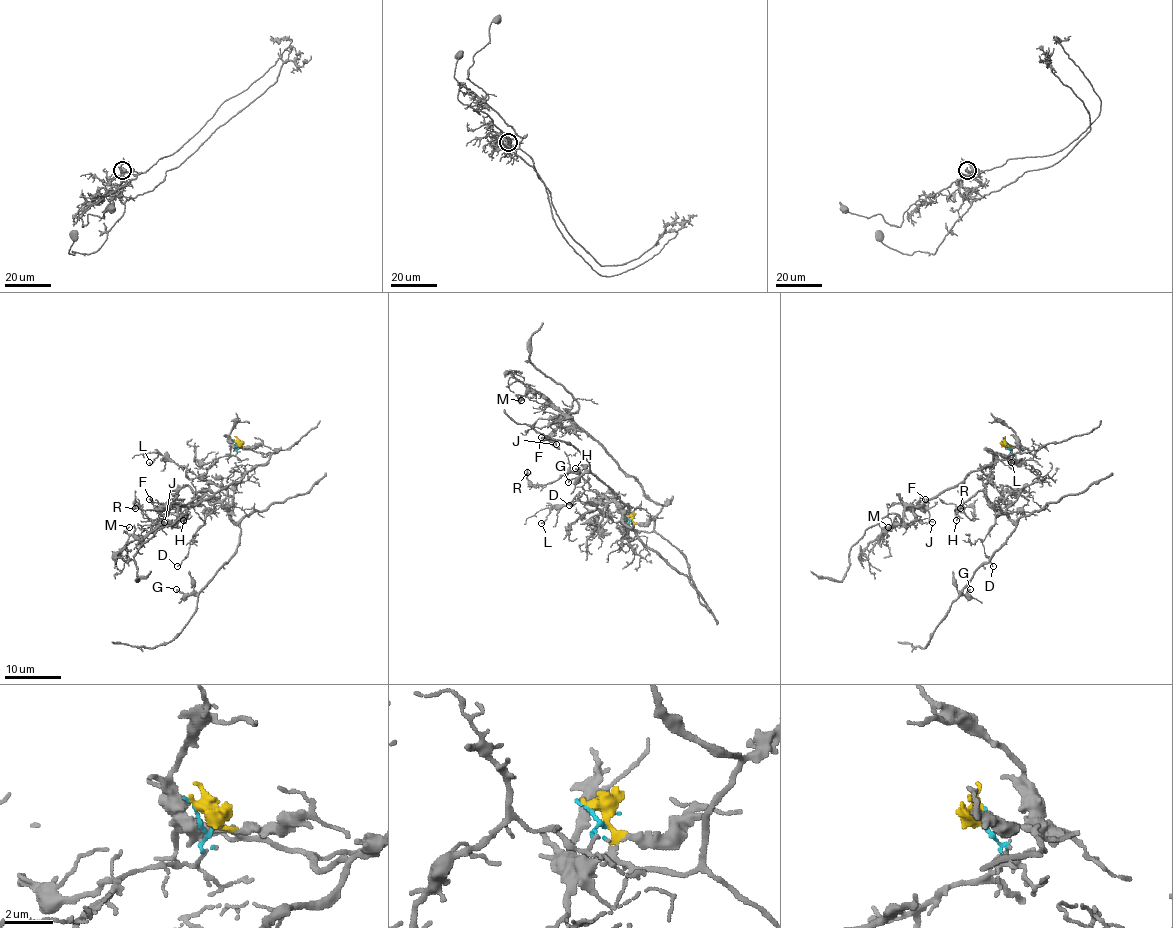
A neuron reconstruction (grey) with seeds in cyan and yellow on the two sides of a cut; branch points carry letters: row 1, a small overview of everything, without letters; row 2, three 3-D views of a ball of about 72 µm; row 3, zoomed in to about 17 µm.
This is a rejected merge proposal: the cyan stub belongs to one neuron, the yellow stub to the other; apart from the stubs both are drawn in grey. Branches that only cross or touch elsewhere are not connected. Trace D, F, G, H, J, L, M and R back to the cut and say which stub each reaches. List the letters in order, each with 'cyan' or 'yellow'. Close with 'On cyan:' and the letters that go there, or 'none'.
D: cyan
F: yellow
G: cyan
H: cyan
J: yellow
L: cyan
M: yellow
R: cyan
On cyan: D, G, H, L, R

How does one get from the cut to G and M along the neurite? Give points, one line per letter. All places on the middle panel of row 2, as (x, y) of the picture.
G: (627, 516), (627, 526), (610, 517), (599, 502), (618, 498), (632, 526), (627, 506), (590, 473), (568, 482)
M: (627, 516), (635, 529), (650, 532), (662, 505), (652, 501), (570, 417), (538, 393), (527, 391), (521, 400)

